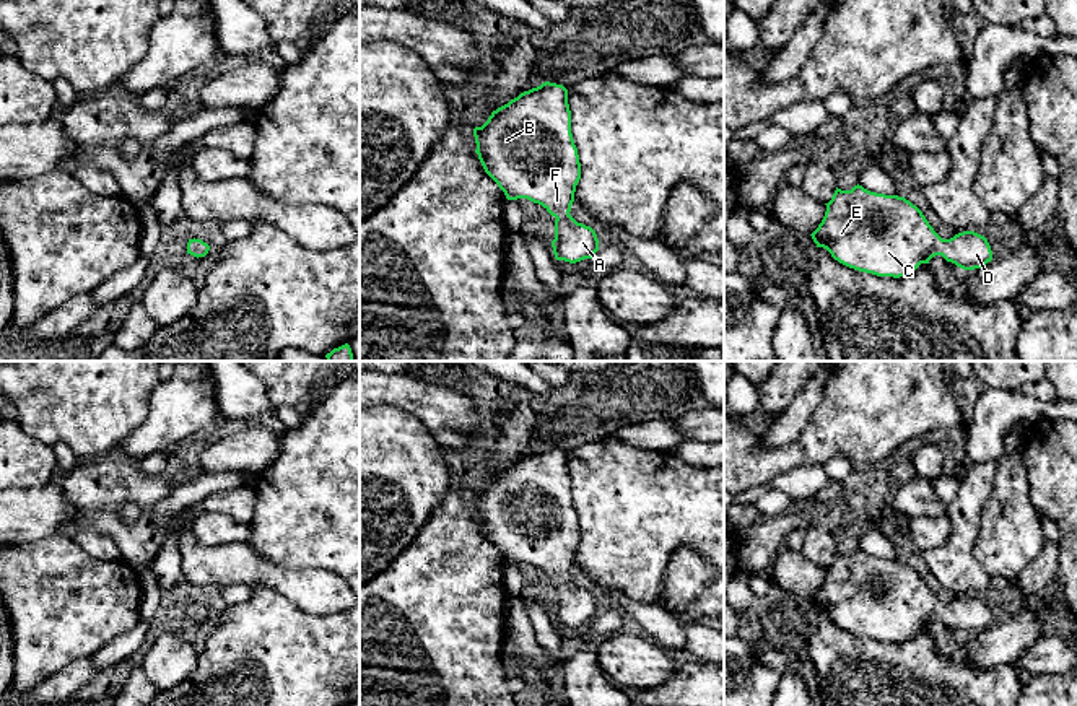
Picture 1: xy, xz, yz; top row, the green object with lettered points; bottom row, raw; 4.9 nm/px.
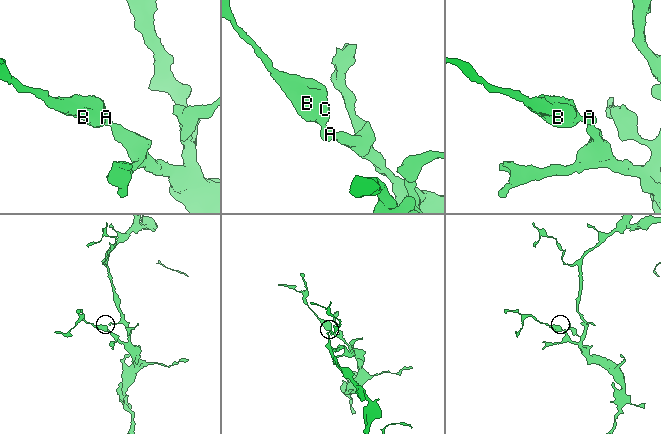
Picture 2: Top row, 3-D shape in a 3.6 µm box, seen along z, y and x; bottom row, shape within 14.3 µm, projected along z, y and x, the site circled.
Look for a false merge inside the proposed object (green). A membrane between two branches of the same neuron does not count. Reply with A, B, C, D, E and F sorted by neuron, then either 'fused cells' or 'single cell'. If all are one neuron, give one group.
A B C D E F | single cell

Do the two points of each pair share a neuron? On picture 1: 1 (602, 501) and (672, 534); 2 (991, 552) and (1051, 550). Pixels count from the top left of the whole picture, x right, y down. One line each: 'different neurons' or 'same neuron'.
1: same neuron
2: different neurons

